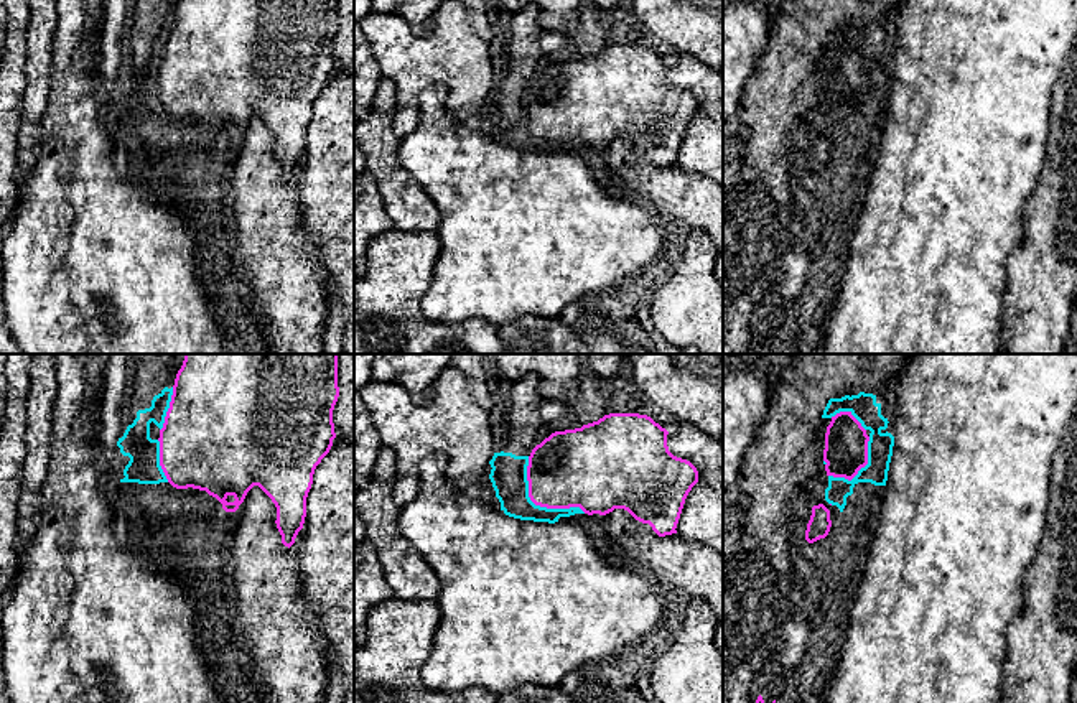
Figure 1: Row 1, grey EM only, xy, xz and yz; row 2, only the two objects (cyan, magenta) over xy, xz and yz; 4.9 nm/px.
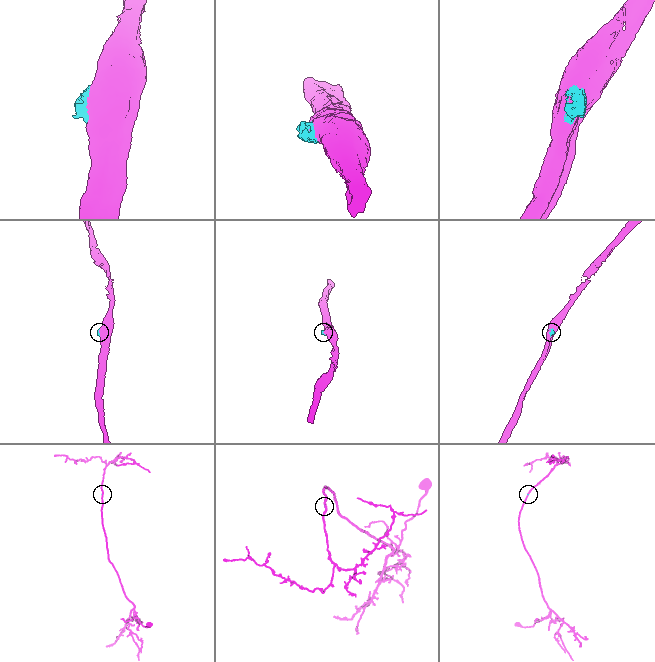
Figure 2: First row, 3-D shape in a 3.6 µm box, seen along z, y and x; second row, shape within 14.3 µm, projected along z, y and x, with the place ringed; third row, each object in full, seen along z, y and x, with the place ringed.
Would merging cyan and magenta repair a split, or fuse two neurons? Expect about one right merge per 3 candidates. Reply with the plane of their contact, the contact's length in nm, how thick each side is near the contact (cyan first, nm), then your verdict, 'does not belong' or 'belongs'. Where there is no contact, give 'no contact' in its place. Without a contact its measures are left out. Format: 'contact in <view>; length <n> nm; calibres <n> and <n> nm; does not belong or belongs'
contact in xz; length 400 nm; calibres 180 and 380 nm; does not belong

